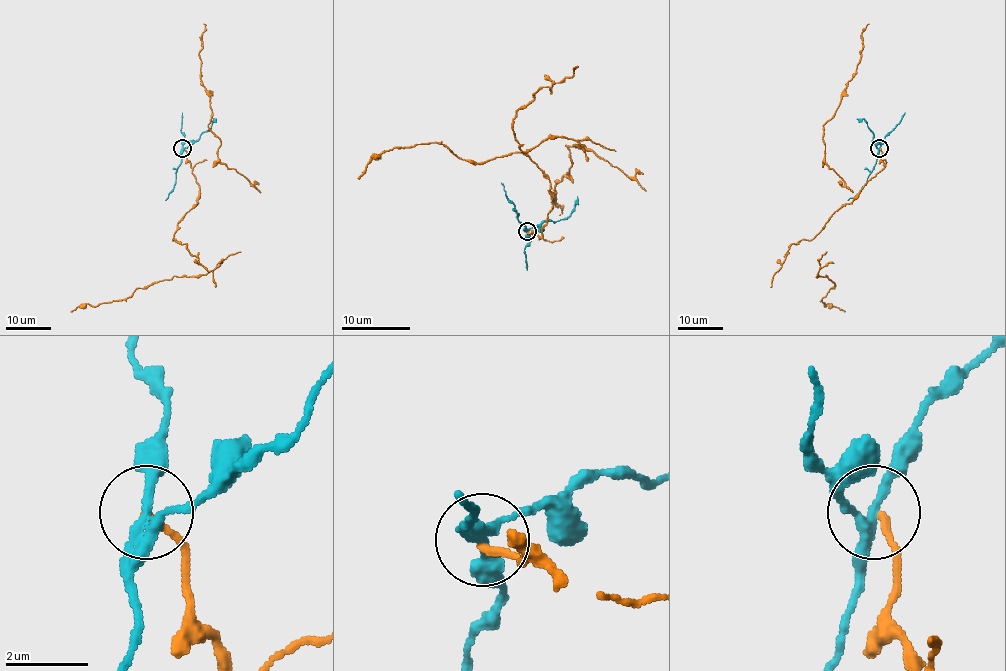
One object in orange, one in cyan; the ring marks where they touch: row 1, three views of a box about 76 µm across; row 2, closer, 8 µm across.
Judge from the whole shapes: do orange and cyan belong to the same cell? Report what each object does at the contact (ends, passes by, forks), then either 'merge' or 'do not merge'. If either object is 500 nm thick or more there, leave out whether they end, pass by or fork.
orange ends | cyan forks | do not merge

